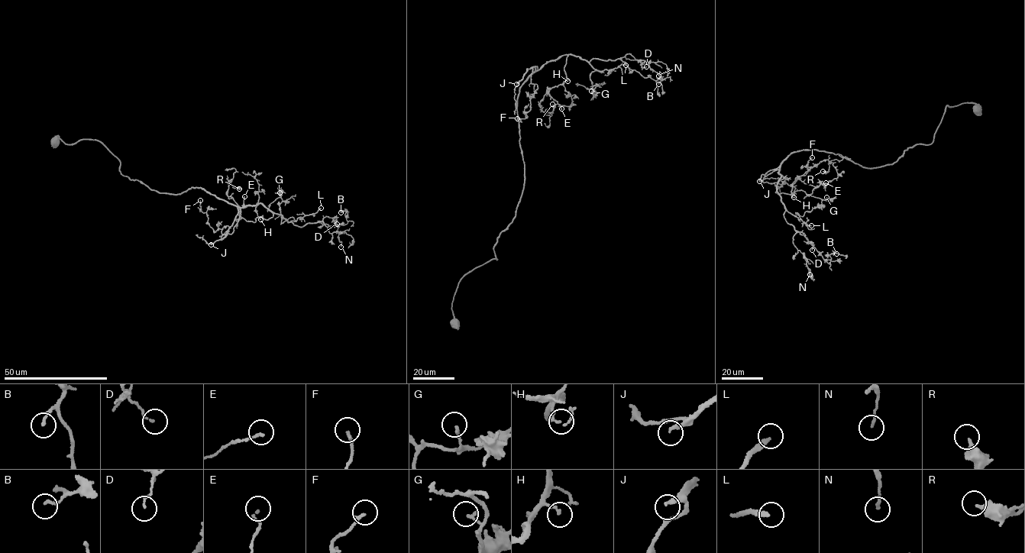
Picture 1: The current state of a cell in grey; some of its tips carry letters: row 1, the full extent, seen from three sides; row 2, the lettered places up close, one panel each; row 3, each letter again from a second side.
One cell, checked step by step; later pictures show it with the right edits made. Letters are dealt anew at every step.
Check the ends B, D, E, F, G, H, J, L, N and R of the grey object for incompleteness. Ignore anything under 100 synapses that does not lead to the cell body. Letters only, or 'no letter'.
J, L

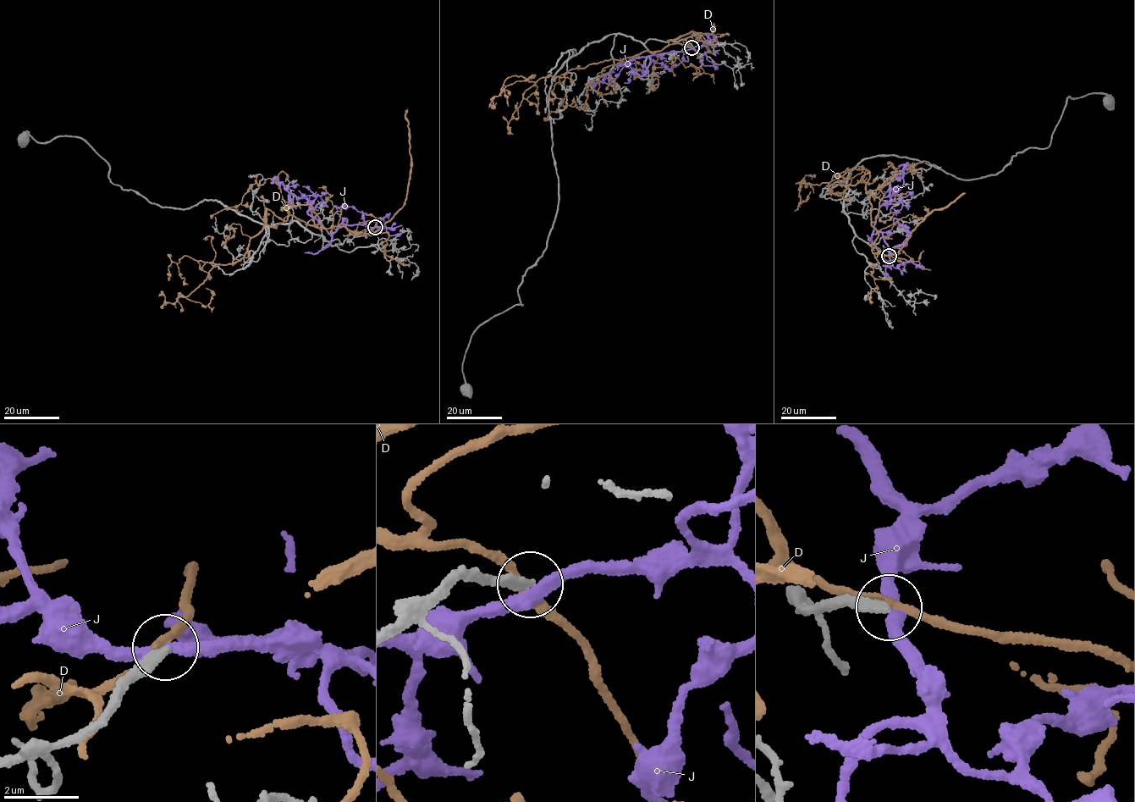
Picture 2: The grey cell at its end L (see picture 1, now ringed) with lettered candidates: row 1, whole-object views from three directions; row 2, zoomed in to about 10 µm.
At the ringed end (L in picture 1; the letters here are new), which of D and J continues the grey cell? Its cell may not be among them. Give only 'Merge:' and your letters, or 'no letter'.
Merge: no letter

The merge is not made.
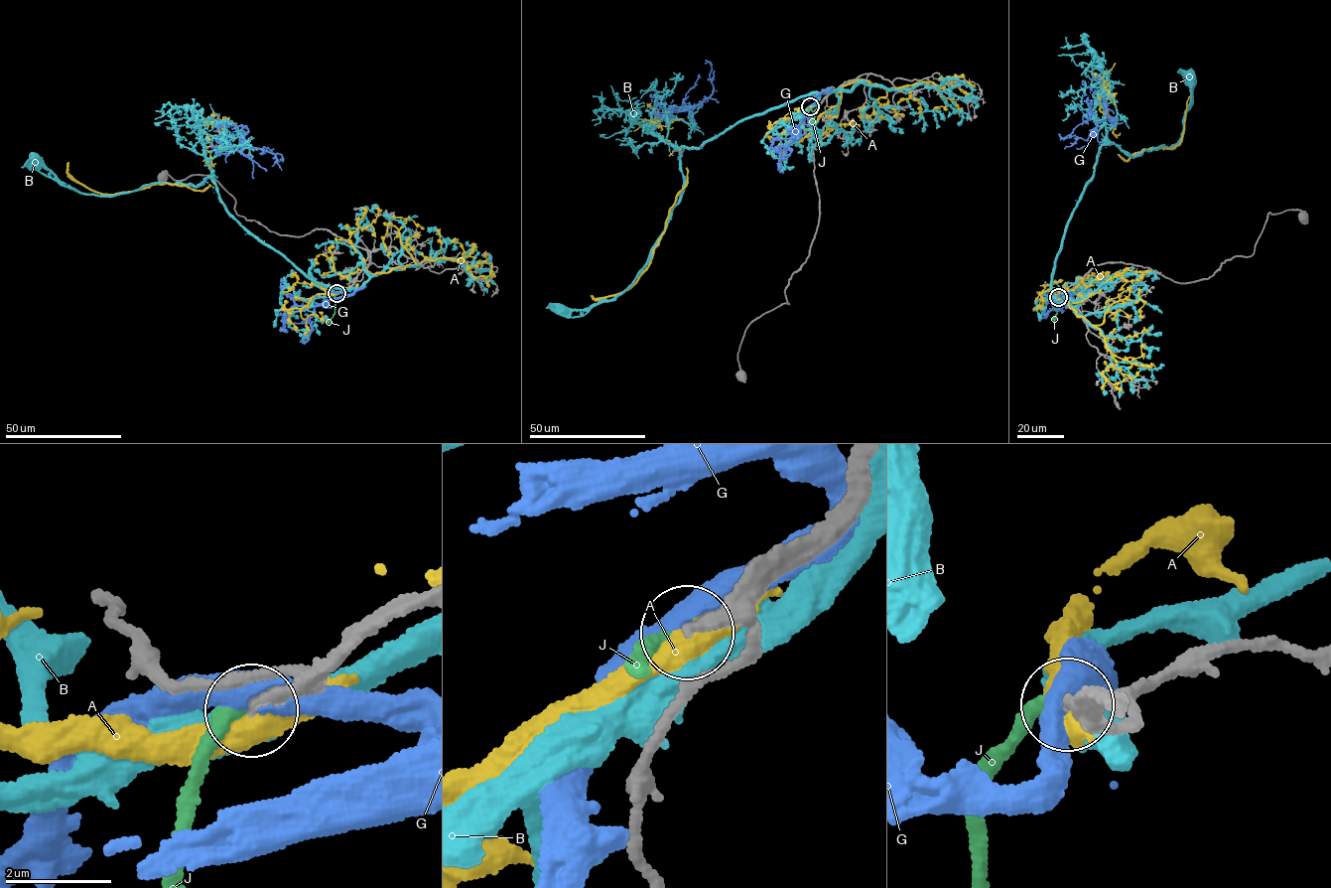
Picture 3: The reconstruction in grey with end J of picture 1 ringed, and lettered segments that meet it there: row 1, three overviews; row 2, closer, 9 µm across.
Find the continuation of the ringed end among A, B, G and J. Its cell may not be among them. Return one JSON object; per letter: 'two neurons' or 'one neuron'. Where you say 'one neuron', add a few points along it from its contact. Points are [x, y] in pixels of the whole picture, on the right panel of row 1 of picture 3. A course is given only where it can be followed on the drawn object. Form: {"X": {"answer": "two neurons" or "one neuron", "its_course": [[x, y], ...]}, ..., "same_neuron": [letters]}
{"A": {"answer": "two neurons"}, "B": {"answer": "two neurons"}, "G": {"answer": "two neurons"}, "J": {"answer": "two neurons"}, "same_neuron": []}

